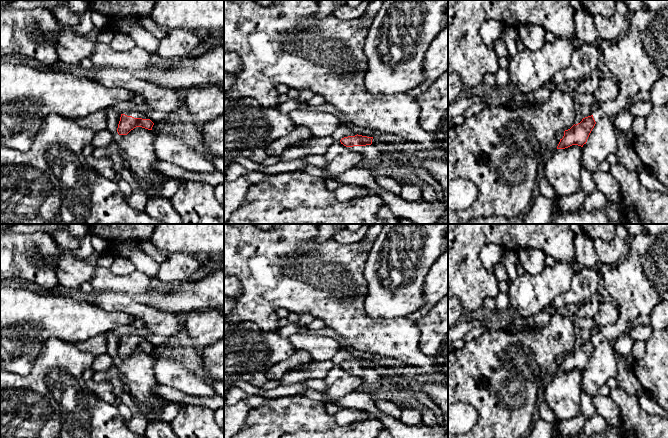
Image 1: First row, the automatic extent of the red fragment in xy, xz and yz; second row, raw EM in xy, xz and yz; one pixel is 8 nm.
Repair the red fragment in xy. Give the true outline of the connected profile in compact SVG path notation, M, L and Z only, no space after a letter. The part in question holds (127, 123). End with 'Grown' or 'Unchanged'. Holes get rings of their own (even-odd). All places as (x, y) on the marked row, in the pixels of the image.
M141 111L128 112L121 114L117 132L119 135L127 135L136 127L152 130L153 125L154 123L150 119L144 117Z. Grown

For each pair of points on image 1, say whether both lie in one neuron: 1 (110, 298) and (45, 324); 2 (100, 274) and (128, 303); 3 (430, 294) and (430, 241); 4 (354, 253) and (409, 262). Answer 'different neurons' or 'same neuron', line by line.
1: different neurons
2: different neurons
3: different neurons
4: different neurons

